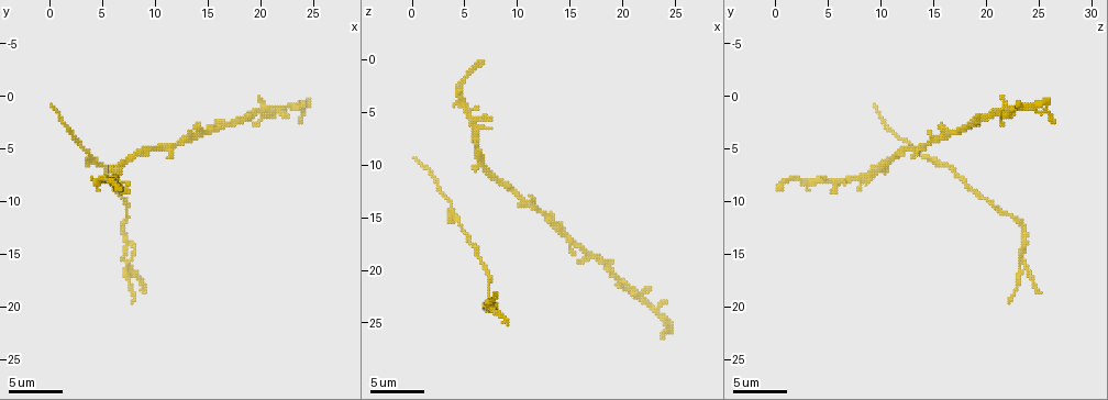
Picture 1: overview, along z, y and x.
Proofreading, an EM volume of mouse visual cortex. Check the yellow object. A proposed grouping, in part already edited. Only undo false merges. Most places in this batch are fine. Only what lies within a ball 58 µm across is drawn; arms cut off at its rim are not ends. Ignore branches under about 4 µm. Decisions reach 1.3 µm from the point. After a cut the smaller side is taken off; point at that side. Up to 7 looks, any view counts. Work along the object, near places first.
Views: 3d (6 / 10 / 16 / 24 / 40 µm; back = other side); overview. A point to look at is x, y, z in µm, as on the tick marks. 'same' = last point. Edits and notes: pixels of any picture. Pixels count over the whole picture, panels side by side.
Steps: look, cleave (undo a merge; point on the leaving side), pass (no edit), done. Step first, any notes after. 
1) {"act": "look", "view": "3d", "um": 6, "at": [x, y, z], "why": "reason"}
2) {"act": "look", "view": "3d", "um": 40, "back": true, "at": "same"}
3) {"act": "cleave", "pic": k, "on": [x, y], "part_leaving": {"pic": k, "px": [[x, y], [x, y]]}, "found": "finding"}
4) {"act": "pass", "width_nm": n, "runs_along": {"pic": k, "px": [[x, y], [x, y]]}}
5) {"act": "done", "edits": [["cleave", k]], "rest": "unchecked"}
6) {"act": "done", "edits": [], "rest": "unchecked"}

{"act": "look", "view": "3d", "um": 16, "at": [3.6, 5.0, 13.2]}

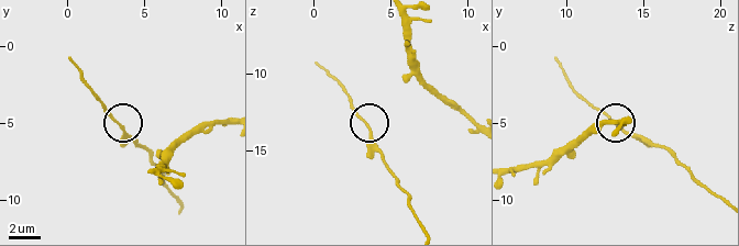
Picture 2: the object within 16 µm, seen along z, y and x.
{"act": "pass", "found": "all the same neuron"}

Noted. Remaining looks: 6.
{"act": "look", "view": "3d", "um": 10, "at": [6.8, 6.8, 10.0], "why": "three-way junction"}

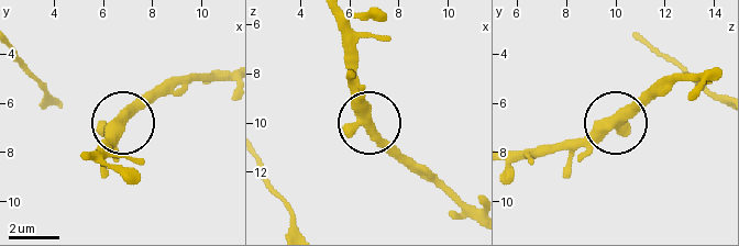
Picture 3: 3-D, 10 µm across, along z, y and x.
{"act": "look", "view": "3d", "um": 6, "at": [6.8, 6.6, 9.9]}

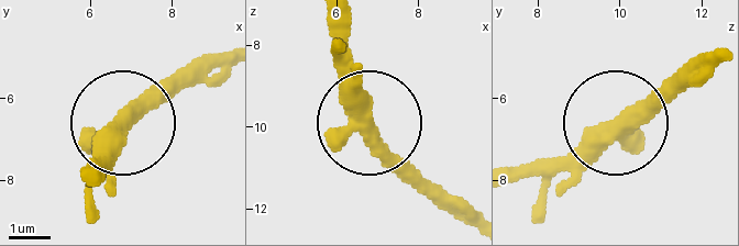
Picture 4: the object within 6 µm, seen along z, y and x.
{"act": "pass", "runs_along": {"pic": 4, "px": [[620, 132], [593, 135], [543, 185]]}, "found": "one neuron here"}

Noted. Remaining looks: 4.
{"act": "look", "view": "3d", "um": 16, "at": [17.0, 2.8, 18.4], "why": "sudden change in width"}

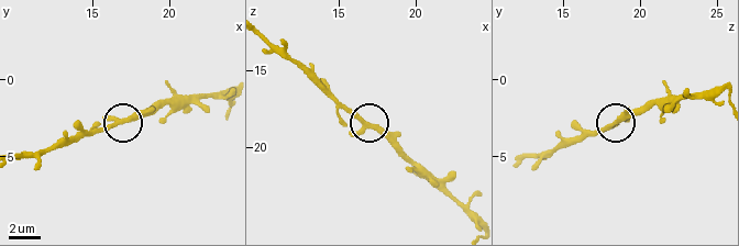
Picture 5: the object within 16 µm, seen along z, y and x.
{"act": "pass", "arms": 3, "runs_along": {"pic": 5, "px": [[21, 158], [41, 157], [103, 129], [157, 111]]}, "found": "continuous, no second neuron"}

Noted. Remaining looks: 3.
{"act": "done", "edits": [], "rest": "unchecked"}

